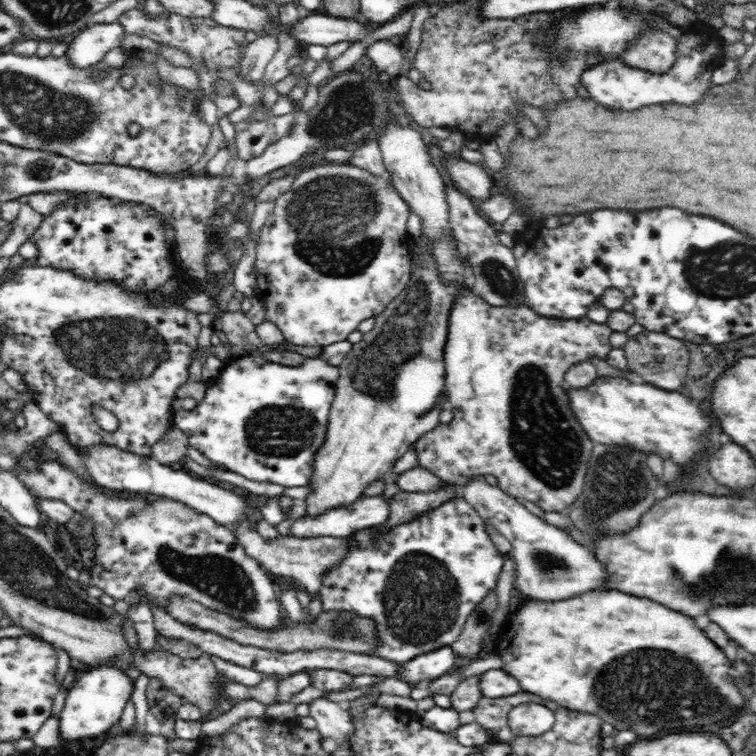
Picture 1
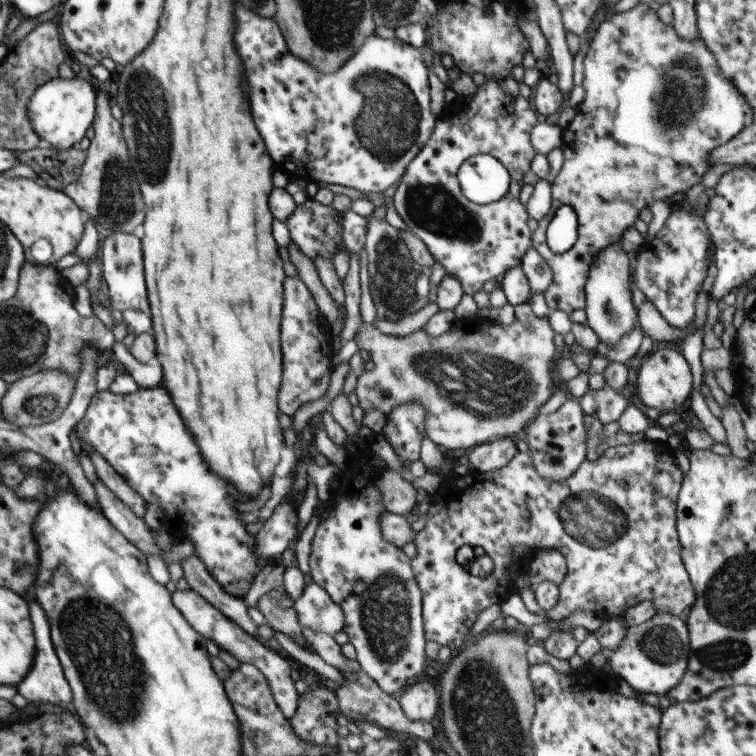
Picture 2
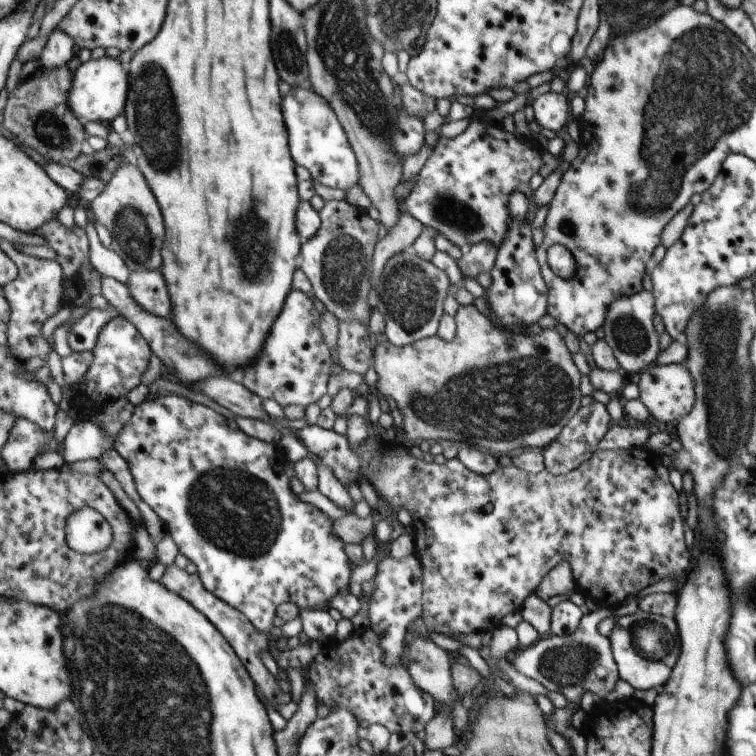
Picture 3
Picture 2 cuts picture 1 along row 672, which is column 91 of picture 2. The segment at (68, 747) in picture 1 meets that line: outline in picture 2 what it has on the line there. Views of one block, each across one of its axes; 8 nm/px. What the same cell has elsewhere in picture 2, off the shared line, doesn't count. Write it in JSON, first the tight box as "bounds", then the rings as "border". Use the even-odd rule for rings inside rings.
{"bounds":[28,78,98,152],"border":[[[82,78],[49,80],[35,92],[29,106],[28,114],[35,131],[41,139],[47,140],[57,151],[62,152],[74,146],[84,136],[86,130],[93,126],[98,108],[96,90],[90,82]]]}

